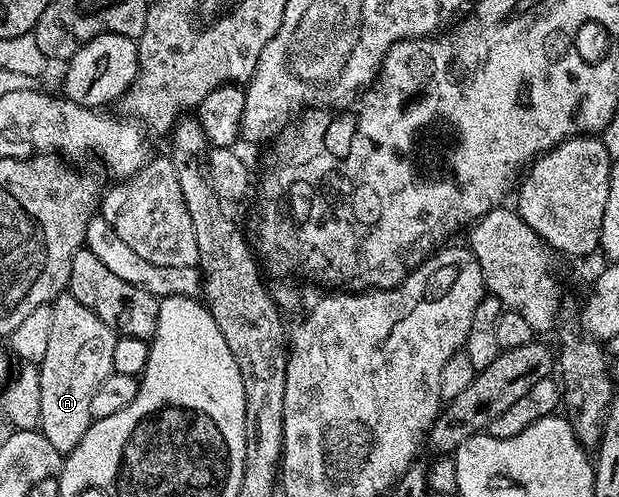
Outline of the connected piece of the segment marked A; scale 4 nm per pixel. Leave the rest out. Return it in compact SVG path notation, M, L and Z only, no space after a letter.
M62 295L51 304L47 355L43 355L39 363L39 431L51 447L68 455L94 424L91 395L95 395L103 379L114 373L113 357L118 334L110 325L103 323L95 311L83 307L79 299Z

